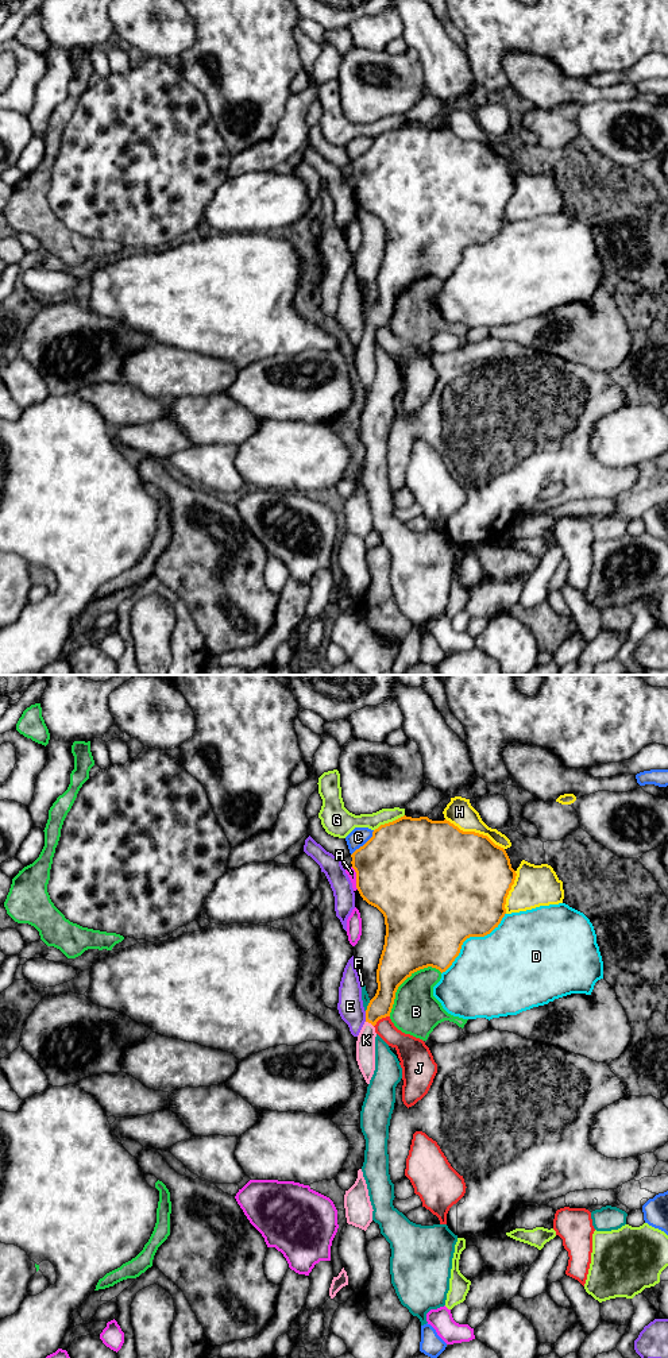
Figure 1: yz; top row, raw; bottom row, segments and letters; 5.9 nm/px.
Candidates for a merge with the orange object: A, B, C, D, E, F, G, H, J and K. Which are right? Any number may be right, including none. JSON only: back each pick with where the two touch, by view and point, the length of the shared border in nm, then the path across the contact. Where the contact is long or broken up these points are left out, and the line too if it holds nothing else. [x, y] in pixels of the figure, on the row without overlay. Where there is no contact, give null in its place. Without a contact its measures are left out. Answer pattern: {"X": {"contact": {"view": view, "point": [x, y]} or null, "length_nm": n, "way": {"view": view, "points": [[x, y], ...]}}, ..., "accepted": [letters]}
{"K": {"contact": {"view": "yz", "point": [370, 331]}, "length_nm": 60, "way": {"view": "yz", "points": [[381, 313], [370, 331], [366, 348]]}}, "accepted": ["K"]}

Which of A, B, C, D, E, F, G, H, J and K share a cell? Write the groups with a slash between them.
A / B / C / D / E / F / G / H / J / K

